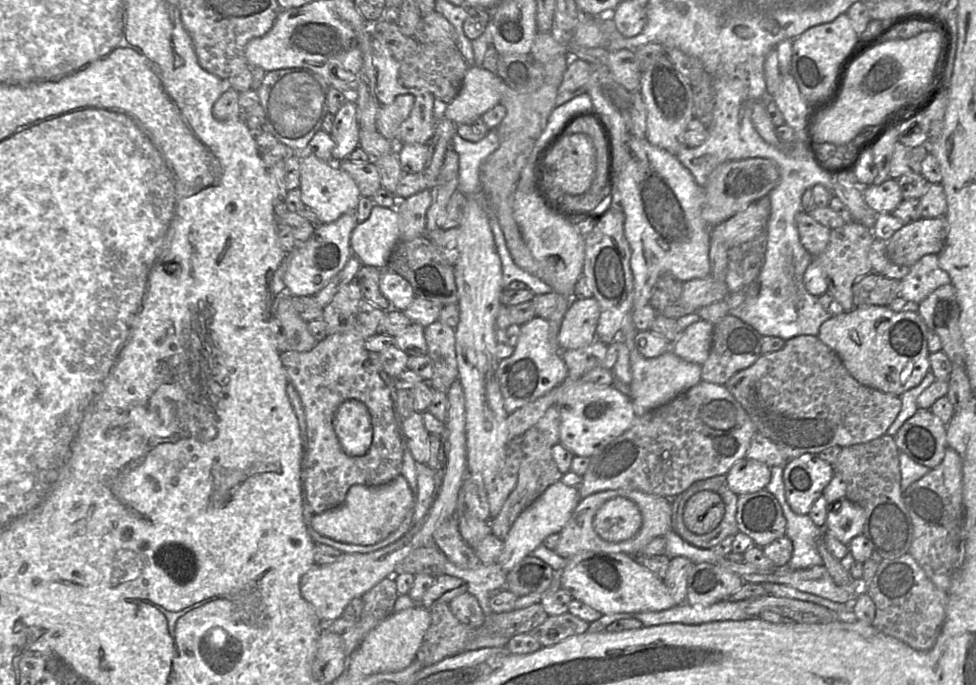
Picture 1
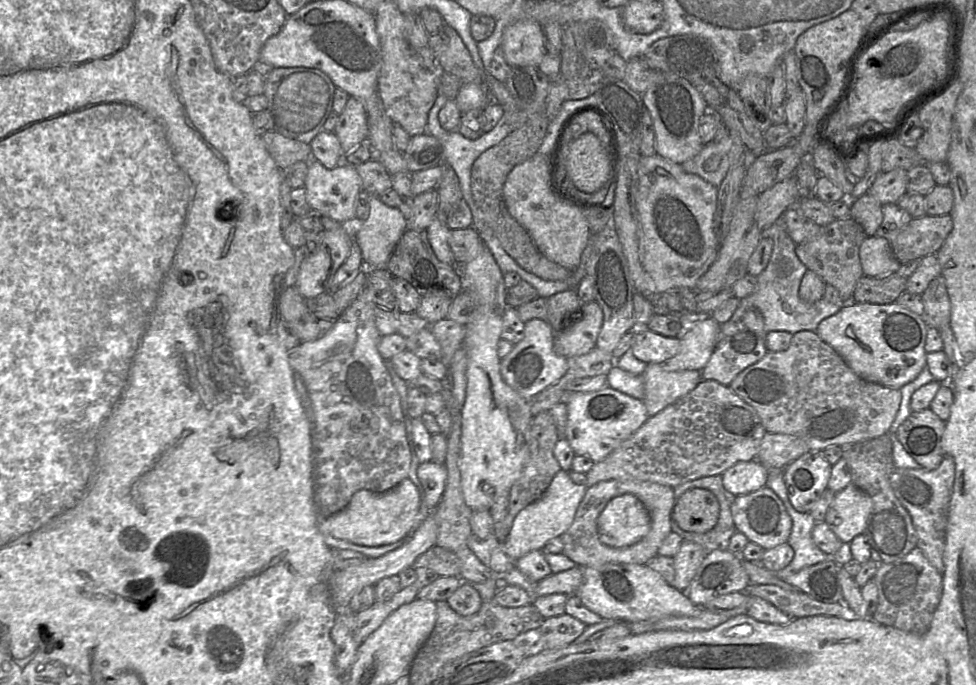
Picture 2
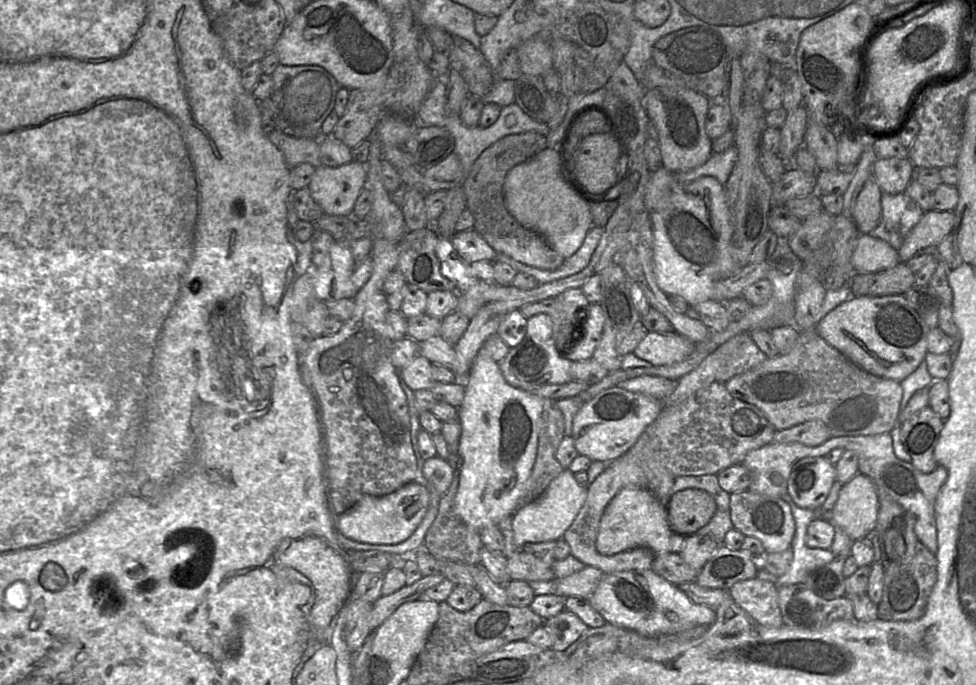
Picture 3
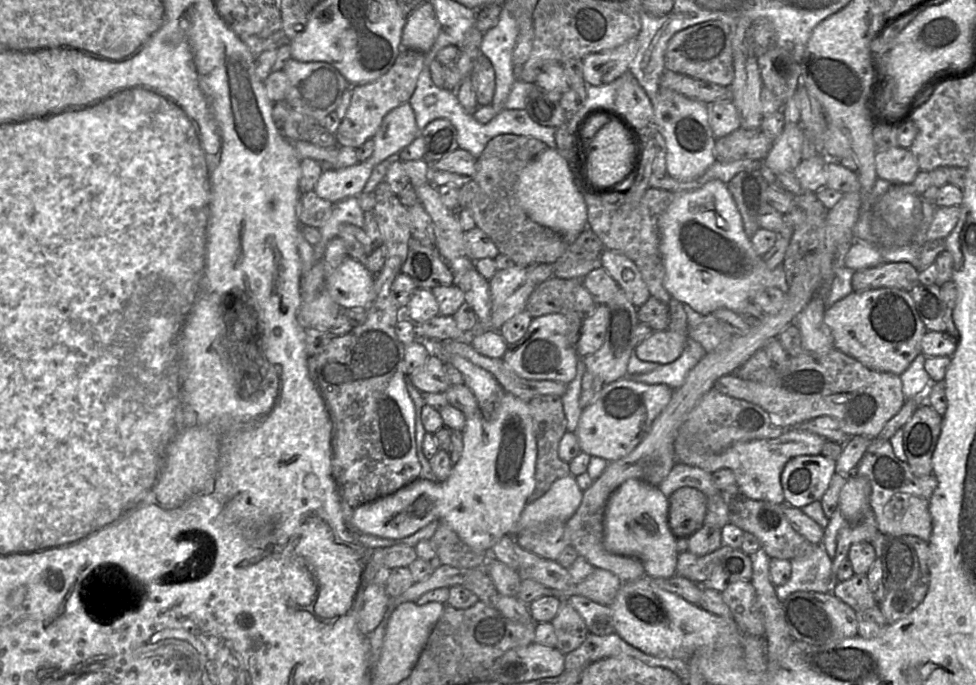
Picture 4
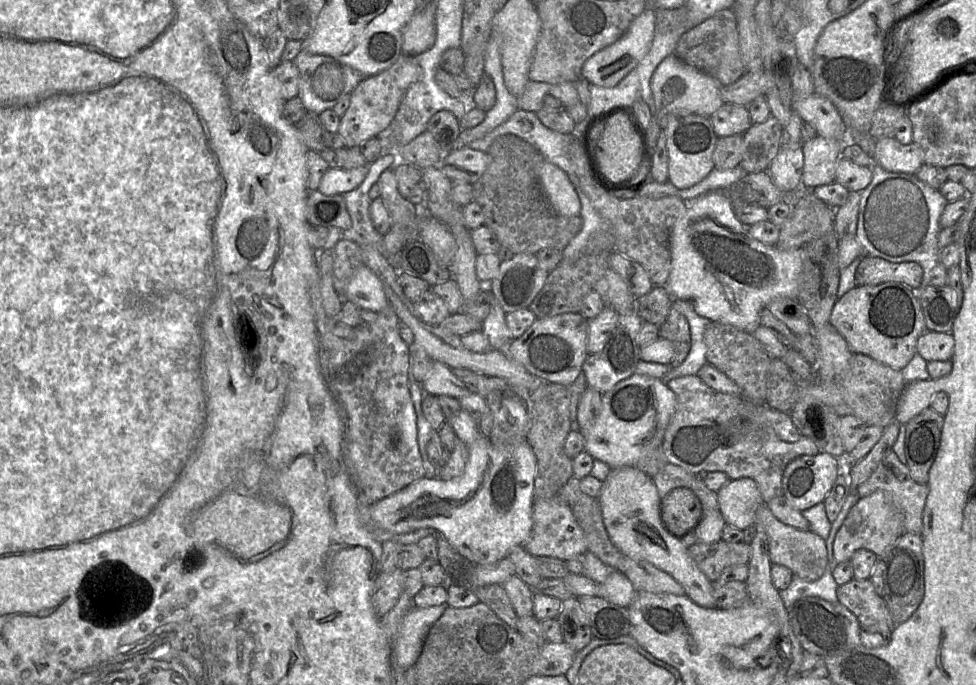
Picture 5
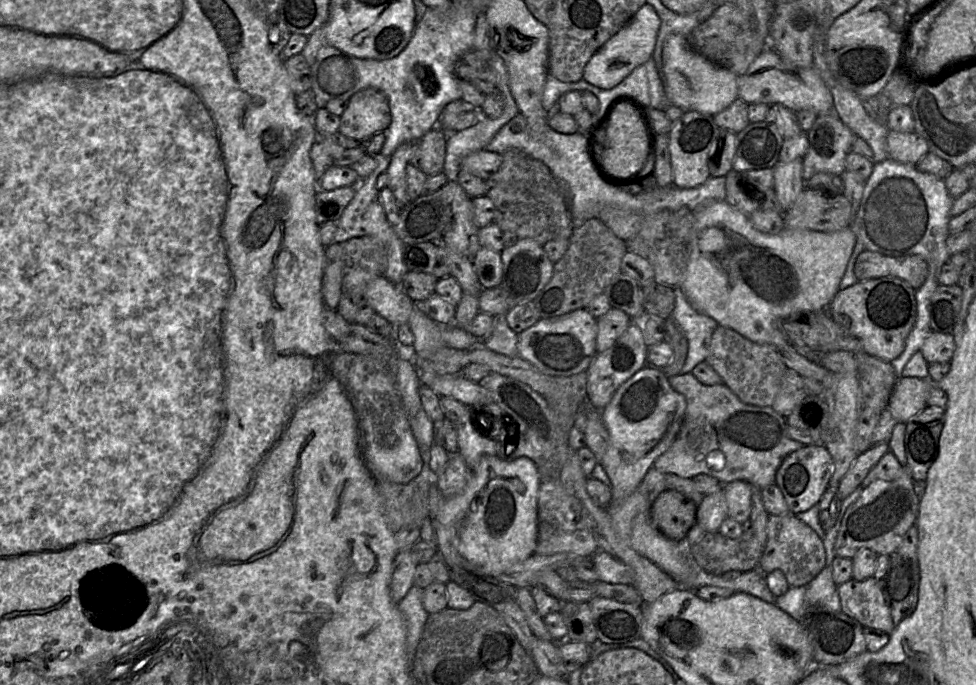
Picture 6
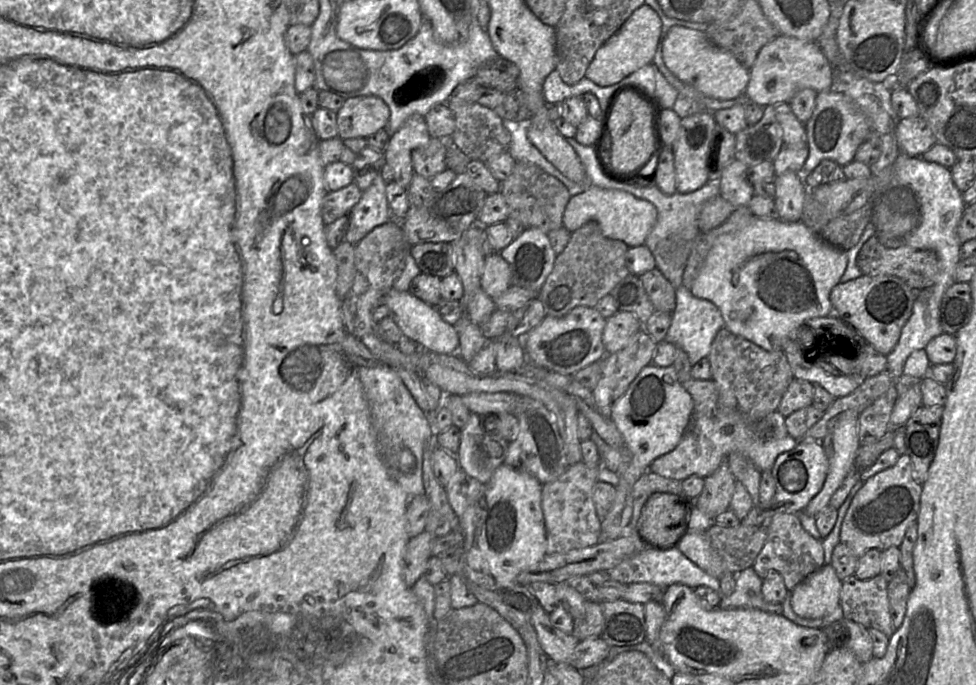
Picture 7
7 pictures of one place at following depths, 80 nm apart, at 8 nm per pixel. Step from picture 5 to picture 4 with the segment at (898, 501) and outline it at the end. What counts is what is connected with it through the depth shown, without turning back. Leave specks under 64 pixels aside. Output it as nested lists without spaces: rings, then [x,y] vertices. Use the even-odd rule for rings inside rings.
[[[870,439],[869,445],[857,464],[854,473],[870,484],[870,507],[880,534],[889,536],[914,535],[929,542],[932,534],[932,518],[929,512],[931,496],[938,485],[933,475],[918,477],[907,462],[899,460],[890,440]]]

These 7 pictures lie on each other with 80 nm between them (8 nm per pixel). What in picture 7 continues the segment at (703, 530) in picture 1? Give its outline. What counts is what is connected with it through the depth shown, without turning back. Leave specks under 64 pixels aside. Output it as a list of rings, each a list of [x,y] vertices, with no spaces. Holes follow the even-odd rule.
[[[655,491],[645,502],[637,521],[640,538],[650,546],[676,546],[688,530],[692,504],[685,496]]]

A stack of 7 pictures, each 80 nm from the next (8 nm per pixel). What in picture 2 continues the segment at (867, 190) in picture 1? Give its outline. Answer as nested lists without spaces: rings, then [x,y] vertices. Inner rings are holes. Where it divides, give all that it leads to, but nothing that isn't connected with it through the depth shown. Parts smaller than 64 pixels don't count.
[[[894,169],[888,172],[880,172],[868,194],[882,206],[885,204],[897,203],[907,192],[907,171],[904,169]]]

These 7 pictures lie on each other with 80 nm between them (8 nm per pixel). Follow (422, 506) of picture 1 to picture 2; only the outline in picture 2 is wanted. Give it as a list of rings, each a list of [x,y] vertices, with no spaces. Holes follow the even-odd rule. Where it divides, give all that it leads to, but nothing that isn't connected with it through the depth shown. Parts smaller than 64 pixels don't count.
[[[434,461],[424,462],[418,466],[417,475],[423,488],[423,507],[435,509],[445,491],[448,477],[446,466]]]

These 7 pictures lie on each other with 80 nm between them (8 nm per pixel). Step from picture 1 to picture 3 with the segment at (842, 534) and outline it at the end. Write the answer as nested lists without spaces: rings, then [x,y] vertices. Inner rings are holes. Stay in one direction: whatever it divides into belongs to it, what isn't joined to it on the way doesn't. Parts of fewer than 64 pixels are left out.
[[[858,473],[842,484],[829,522],[856,541],[868,537],[874,530],[878,510],[879,497],[874,483]]]

